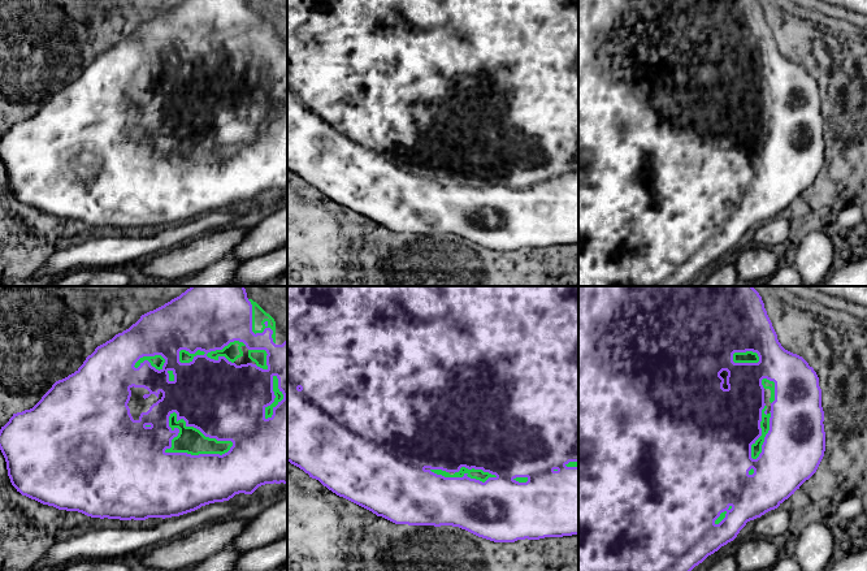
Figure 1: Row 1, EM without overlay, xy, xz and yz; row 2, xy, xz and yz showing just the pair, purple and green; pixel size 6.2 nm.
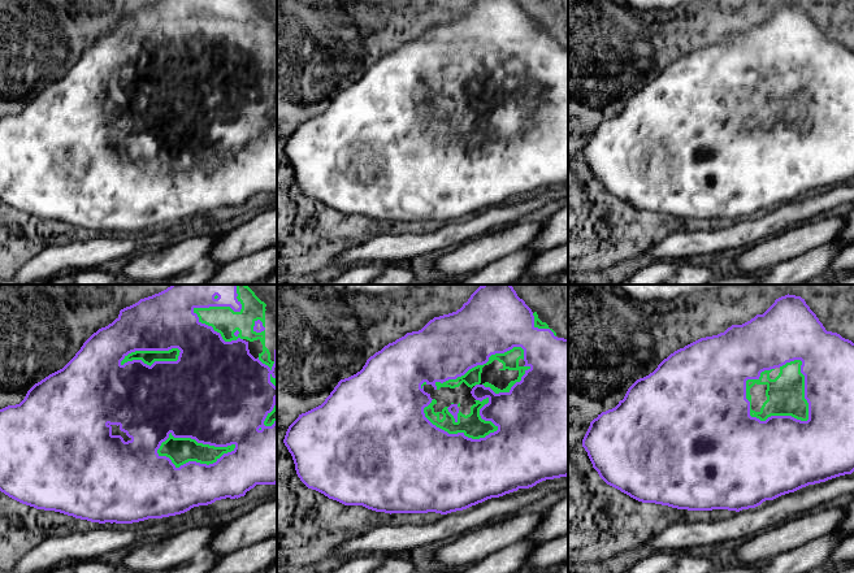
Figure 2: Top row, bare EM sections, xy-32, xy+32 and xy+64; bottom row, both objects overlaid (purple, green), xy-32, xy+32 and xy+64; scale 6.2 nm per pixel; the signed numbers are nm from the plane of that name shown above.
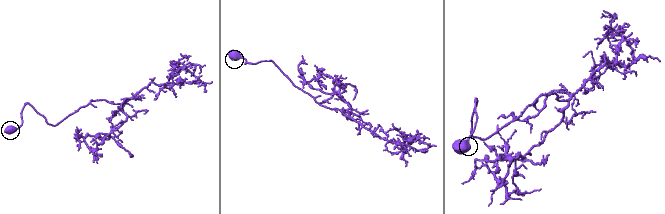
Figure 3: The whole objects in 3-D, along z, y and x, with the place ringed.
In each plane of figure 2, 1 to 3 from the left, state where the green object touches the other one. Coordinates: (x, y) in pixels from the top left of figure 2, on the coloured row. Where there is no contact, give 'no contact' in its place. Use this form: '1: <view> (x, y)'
1: xy-32 (194, 438)
2: xy+32 (458, 433)
3: xy+64 (809, 417)

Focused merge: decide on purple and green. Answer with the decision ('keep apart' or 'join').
join

